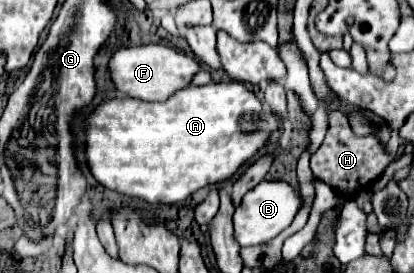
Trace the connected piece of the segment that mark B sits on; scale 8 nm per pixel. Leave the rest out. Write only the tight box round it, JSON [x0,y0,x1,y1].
[233,181,301,247]

